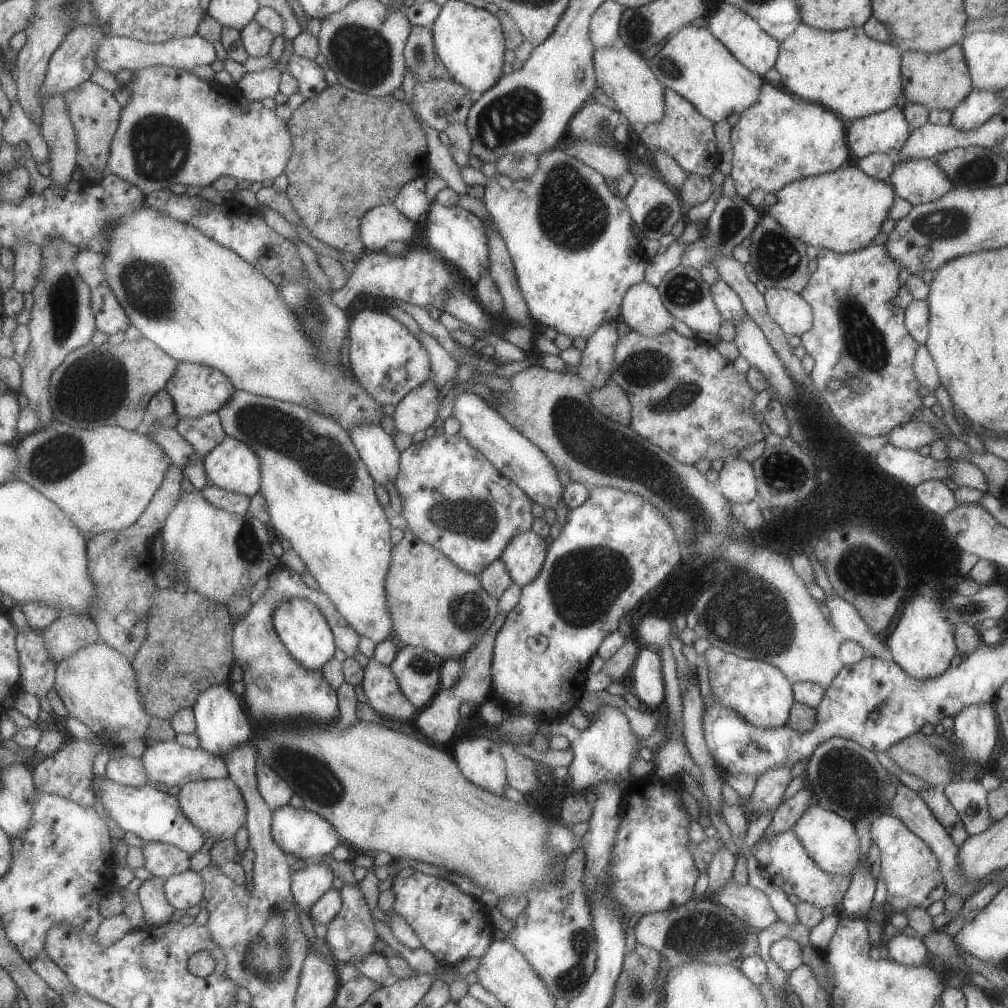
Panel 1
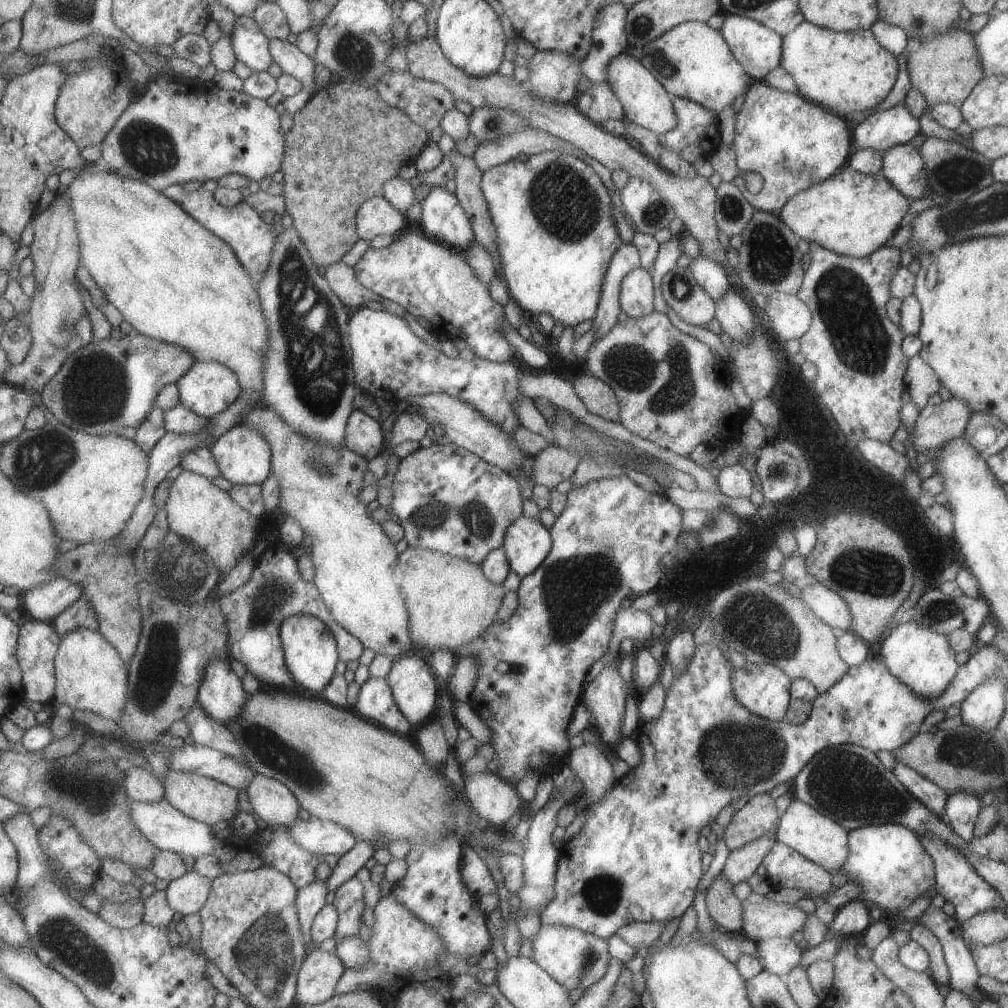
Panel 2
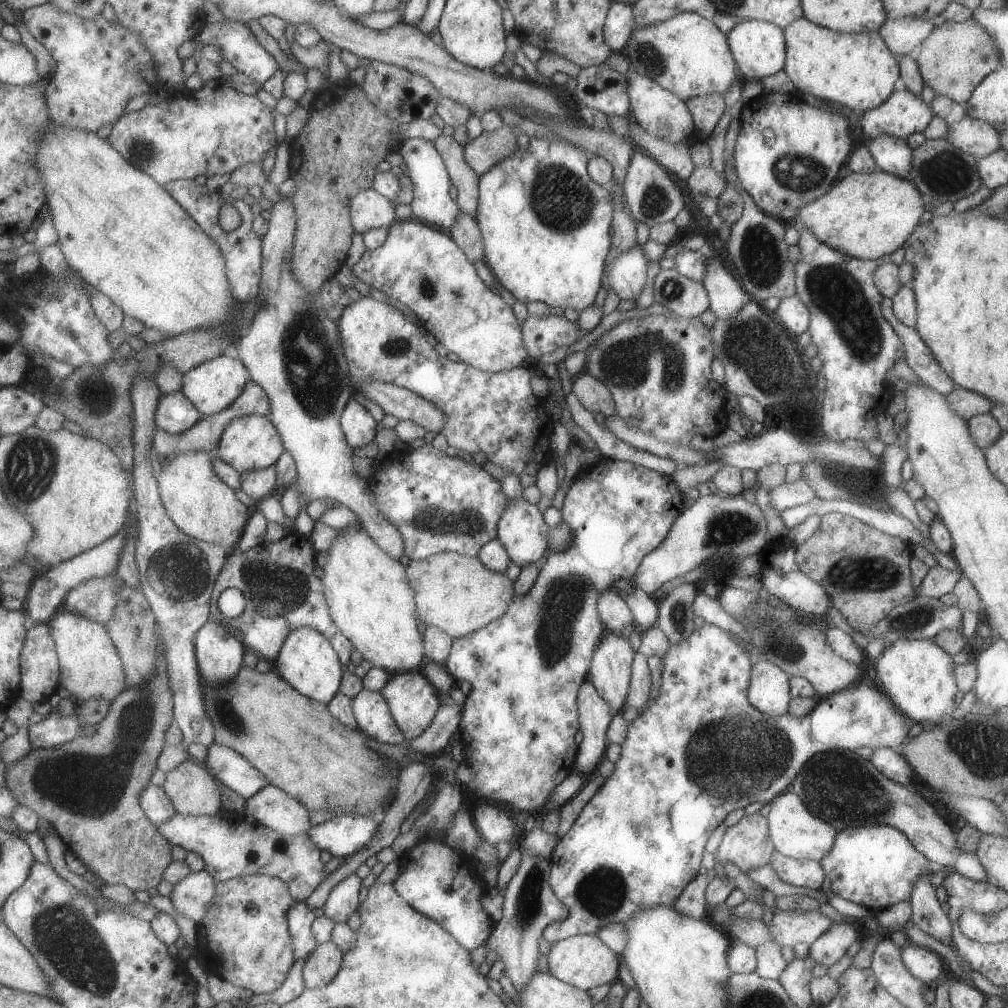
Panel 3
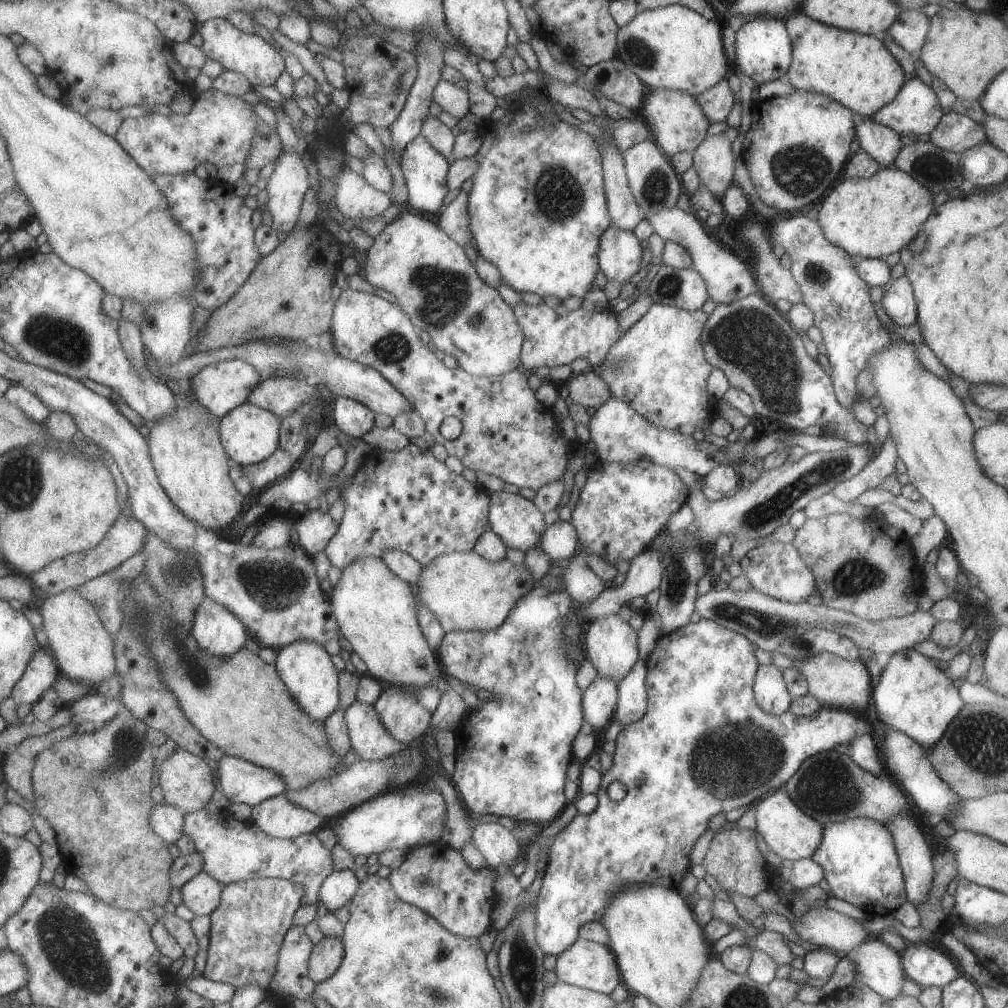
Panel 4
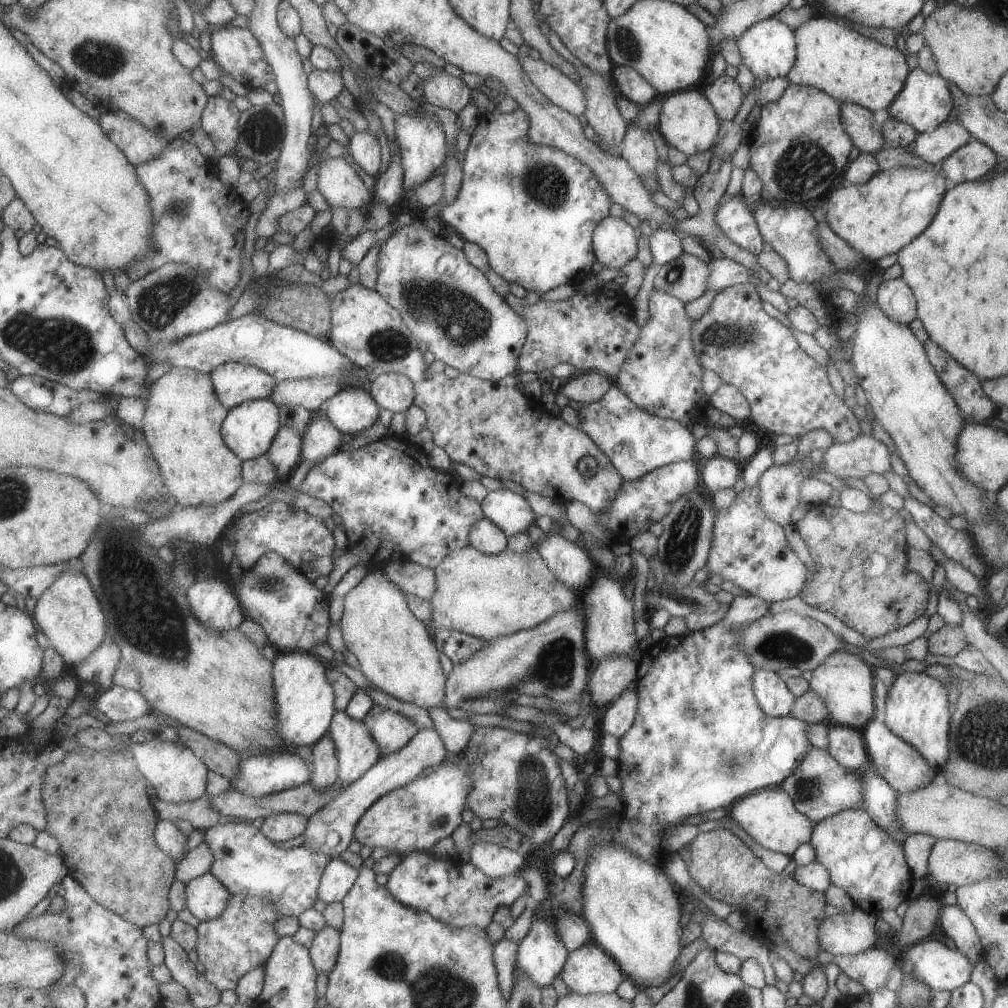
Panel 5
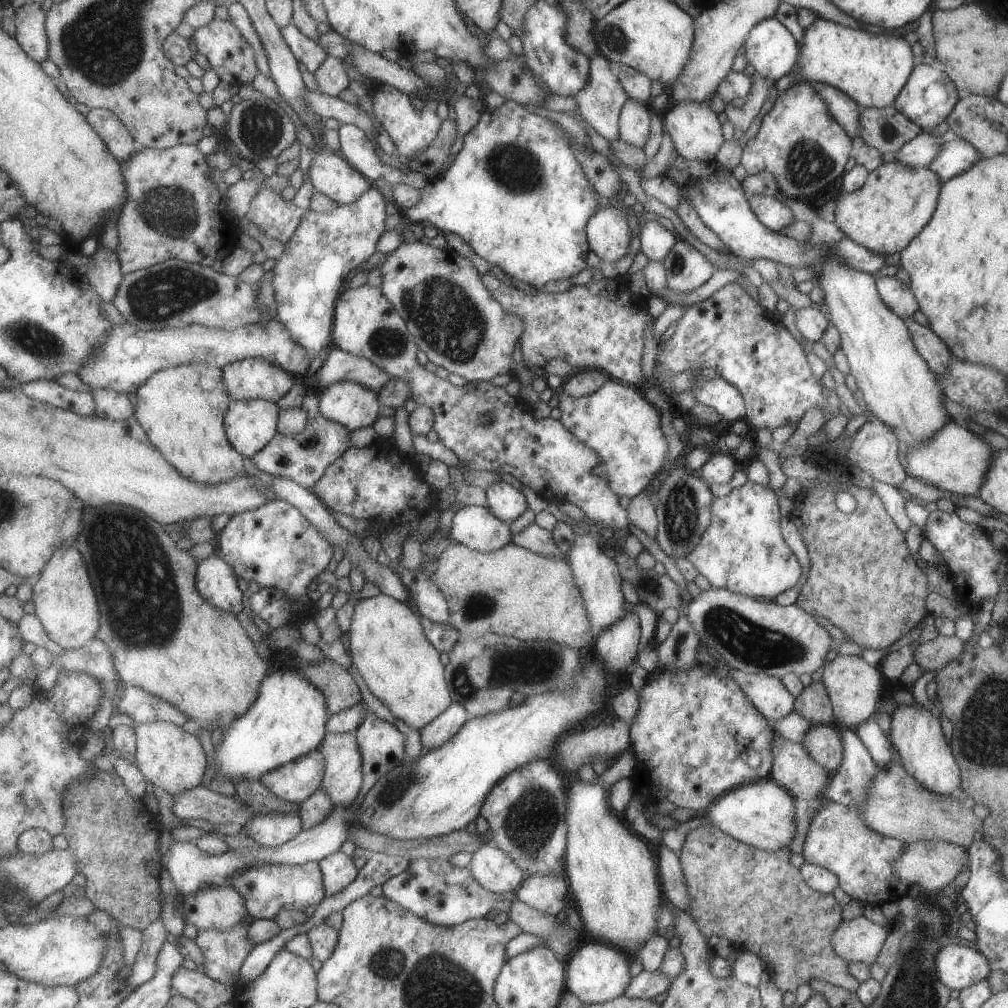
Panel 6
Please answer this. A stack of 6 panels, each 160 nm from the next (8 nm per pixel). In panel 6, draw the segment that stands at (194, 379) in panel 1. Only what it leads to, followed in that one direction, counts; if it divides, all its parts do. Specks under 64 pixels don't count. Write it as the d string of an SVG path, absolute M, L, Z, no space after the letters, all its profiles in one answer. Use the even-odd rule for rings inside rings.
M264 358L235 361L222 369L233 401L265 399L278 404L297 383L291 373Z

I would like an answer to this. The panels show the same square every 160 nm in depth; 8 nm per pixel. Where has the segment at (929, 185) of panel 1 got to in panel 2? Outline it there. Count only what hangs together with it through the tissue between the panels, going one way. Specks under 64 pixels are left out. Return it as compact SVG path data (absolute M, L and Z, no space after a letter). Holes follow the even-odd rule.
M911 143L889 147L882 153L882 174L905 198L925 197L930 186L924 162Z

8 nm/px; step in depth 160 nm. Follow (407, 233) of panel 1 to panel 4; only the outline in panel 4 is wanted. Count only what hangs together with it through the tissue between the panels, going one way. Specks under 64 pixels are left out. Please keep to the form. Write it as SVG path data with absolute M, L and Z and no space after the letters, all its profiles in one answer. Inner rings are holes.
M350 168L338 177L336 206L346 219L373 218L387 210L390 203L389 193L375 190Z

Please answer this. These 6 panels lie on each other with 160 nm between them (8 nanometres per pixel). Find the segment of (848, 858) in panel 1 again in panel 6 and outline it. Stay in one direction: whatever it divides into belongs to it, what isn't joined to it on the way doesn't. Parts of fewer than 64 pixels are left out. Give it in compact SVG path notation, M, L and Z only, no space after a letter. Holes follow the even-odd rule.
M769 777L754 783L738 786L729 792L721 794L712 805L708 806L703 816L707 816L711 824L728 834L731 838L737 839L739 842L753 848L766 851L788 848L796 834L795 800L793 800L789 792Z

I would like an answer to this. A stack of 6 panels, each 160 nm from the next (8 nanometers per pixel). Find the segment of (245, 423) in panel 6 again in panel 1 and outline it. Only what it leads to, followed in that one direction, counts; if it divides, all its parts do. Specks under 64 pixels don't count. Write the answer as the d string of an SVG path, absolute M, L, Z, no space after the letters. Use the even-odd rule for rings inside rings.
M228 436L215 450L205 455L204 467L211 485L248 497L260 493L262 487L260 456L257 456L257 453L245 442Z

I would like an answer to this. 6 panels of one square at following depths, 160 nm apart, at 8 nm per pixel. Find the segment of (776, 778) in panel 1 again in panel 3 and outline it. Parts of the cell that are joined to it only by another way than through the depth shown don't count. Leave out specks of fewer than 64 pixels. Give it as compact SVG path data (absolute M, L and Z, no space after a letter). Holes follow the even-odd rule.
M757 811L743 815L736 824L727 827L713 855L722 866L732 862L746 874L749 868L753 871L769 863L773 851L768 820Z

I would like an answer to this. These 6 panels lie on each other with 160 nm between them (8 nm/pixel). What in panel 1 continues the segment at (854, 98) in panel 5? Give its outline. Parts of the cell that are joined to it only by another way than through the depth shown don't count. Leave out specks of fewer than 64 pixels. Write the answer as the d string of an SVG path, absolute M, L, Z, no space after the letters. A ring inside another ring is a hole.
M799 23L797 28L778 46L774 67L780 74L779 84L803 100L817 103L842 120L857 120L897 106L901 90L901 50L891 43L882 43L869 38L861 27L838 31L822 31Z

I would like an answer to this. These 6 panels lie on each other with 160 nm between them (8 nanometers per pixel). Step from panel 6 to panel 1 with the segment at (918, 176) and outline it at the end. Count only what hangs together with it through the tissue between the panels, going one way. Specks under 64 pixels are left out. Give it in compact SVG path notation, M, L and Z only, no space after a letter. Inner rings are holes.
M846 165L828 173L818 174L817 177L792 180L773 195L776 198L775 203L772 206L763 206L761 209L765 214L773 217L778 225L806 245L829 249L839 254L866 247L879 232L881 222L888 218L893 198L896 197L891 184L867 176L858 166Z

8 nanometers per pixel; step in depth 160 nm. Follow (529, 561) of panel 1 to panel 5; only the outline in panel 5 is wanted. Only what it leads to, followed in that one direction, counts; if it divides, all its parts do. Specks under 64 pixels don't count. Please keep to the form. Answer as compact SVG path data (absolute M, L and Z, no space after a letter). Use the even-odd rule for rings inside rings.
M508 489L487 491L480 508L483 517L493 522L506 538L527 532L535 523L535 515L525 498Z

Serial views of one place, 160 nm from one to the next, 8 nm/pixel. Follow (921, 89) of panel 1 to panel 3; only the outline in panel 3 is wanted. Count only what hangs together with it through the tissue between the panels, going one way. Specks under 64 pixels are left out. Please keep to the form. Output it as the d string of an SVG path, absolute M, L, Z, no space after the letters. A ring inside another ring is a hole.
M973 18L964 21L936 21L932 31L920 42L913 59L918 64L922 81L935 95L964 103L971 91L986 74L1001 67L1000 58L991 37Z

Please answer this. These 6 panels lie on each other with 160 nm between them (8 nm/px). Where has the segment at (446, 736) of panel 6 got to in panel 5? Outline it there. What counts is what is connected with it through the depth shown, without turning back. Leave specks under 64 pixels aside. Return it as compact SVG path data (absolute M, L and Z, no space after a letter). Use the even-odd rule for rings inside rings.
M434 727L417 730L408 745L403 746L401 750L387 754L385 758L381 757L372 769L357 778L357 781L345 786L345 790L339 792L337 798L331 798L325 808L321 808L316 814L309 817L309 825L304 833L304 845L309 846L309 850L321 850L323 854L331 856L332 859L339 859L339 856L352 842L355 824L363 812L383 794L409 784L411 780L415 780L419 774L422 774L423 770L428 768L433 770L445 758L445 752L447 750L441 742L441 736L435 732Z

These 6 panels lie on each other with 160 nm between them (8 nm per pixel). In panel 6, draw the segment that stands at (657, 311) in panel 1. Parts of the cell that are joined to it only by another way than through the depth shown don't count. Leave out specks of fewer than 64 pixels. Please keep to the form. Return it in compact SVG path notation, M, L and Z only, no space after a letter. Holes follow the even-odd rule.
M616 203L600 208L587 221L585 236L590 250L603 262L623 260L630 238L625 214Z

